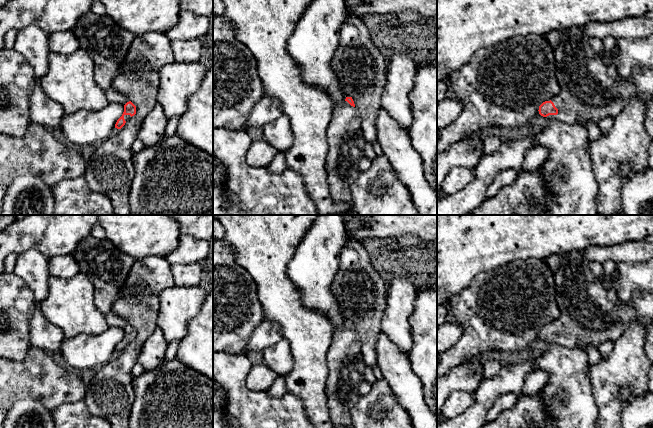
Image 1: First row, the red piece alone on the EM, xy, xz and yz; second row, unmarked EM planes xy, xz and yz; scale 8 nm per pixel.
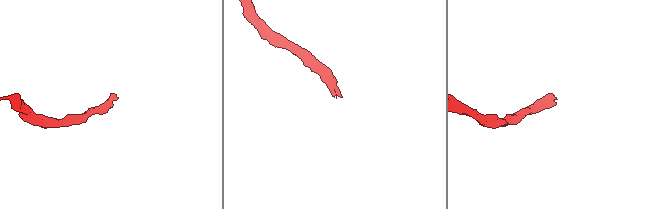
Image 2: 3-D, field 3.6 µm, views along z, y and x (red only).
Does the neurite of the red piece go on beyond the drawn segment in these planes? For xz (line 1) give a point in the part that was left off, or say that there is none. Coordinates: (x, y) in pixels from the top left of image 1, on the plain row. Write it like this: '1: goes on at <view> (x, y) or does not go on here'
1: goes on at xz (346, 367)

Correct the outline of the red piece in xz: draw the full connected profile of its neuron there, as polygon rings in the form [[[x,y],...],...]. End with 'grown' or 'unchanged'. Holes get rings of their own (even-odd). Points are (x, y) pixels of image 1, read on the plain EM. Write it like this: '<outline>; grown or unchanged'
[[[346,321],[339,329],[333,328],[326,360],[329,369],[326,394],[331,418],[338,426],[353,428],[350,410],[360,398],[358,388],[364,382],[366,364],[352,321]]]; grown

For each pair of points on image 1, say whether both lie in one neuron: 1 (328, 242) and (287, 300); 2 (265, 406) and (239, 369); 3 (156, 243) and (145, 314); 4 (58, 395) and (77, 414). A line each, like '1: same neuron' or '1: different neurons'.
1: different neurons
2: same neuron
3: different neurons
4: different neurons

